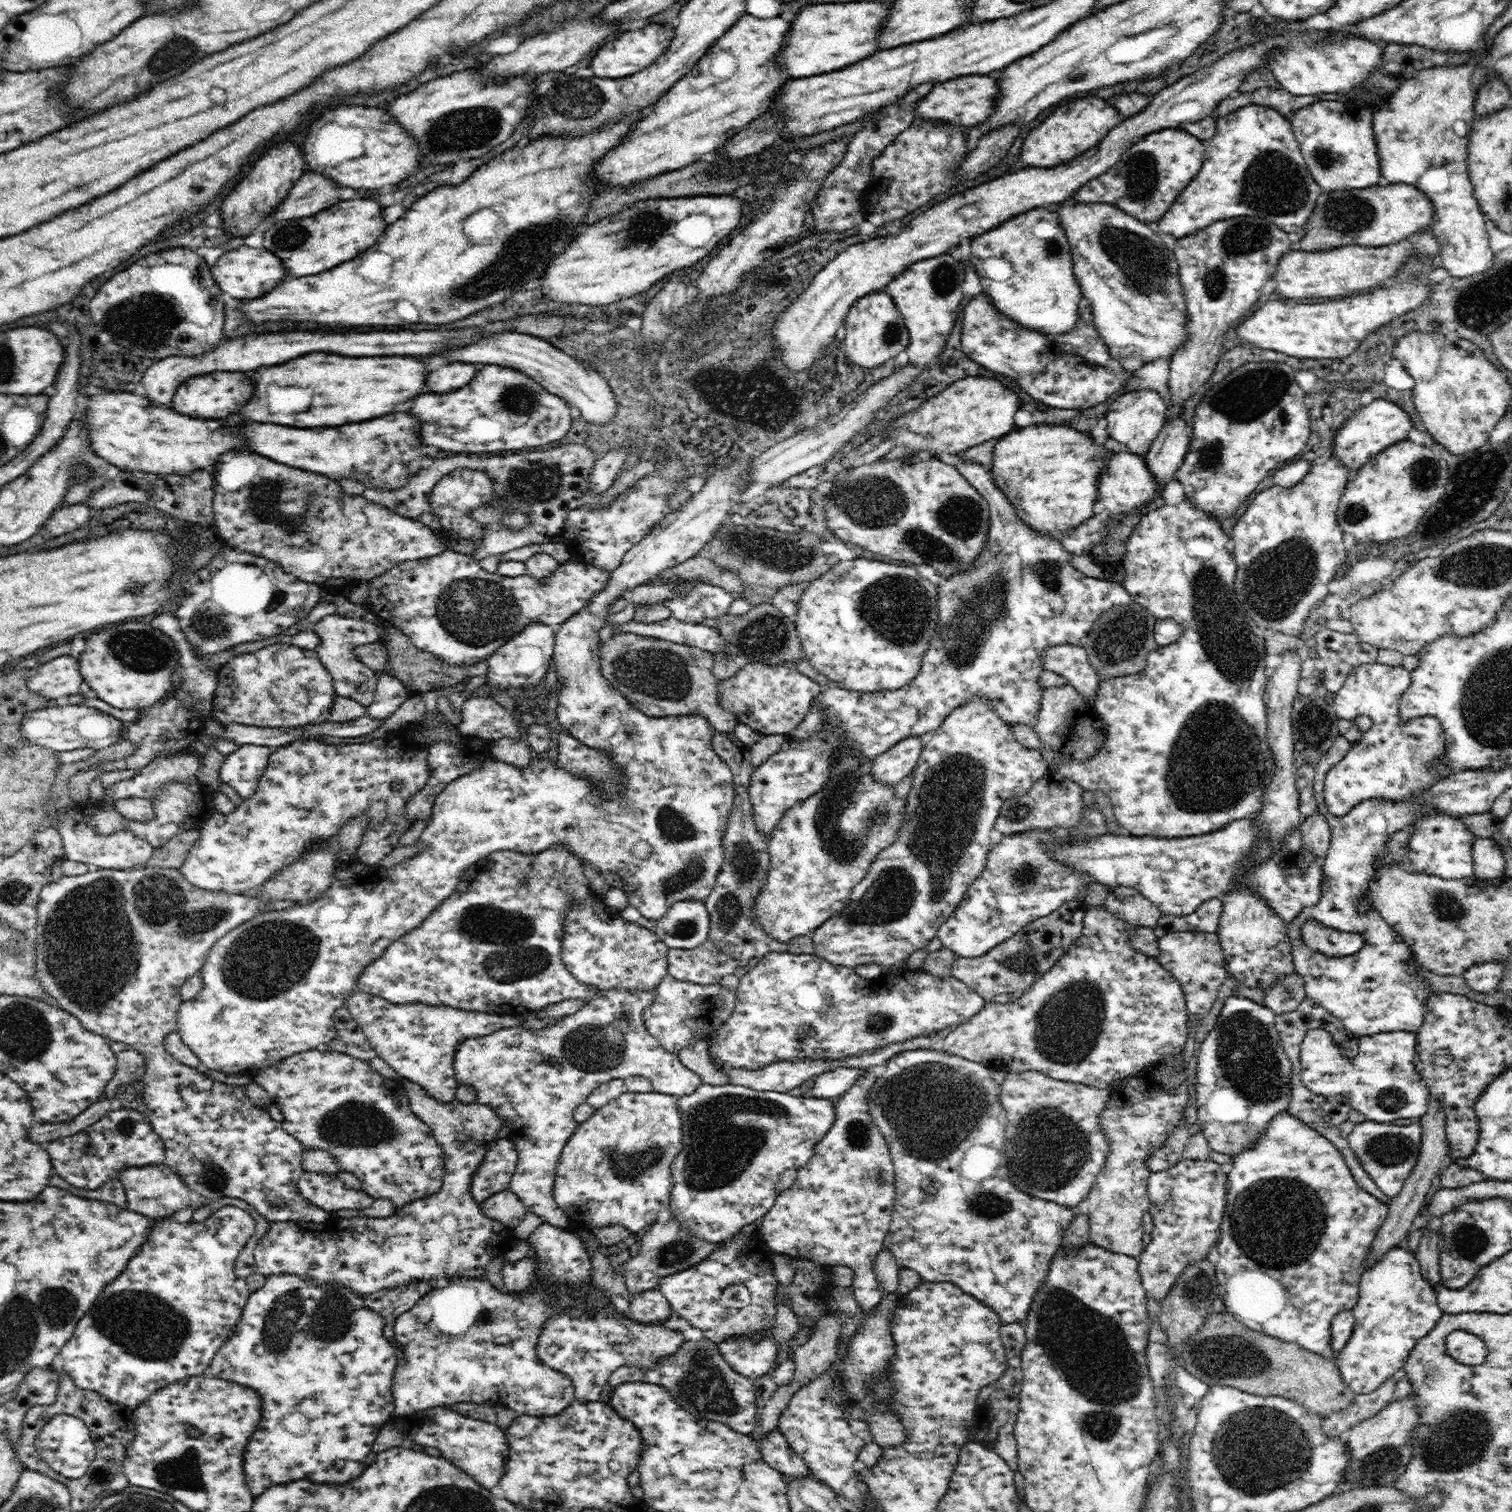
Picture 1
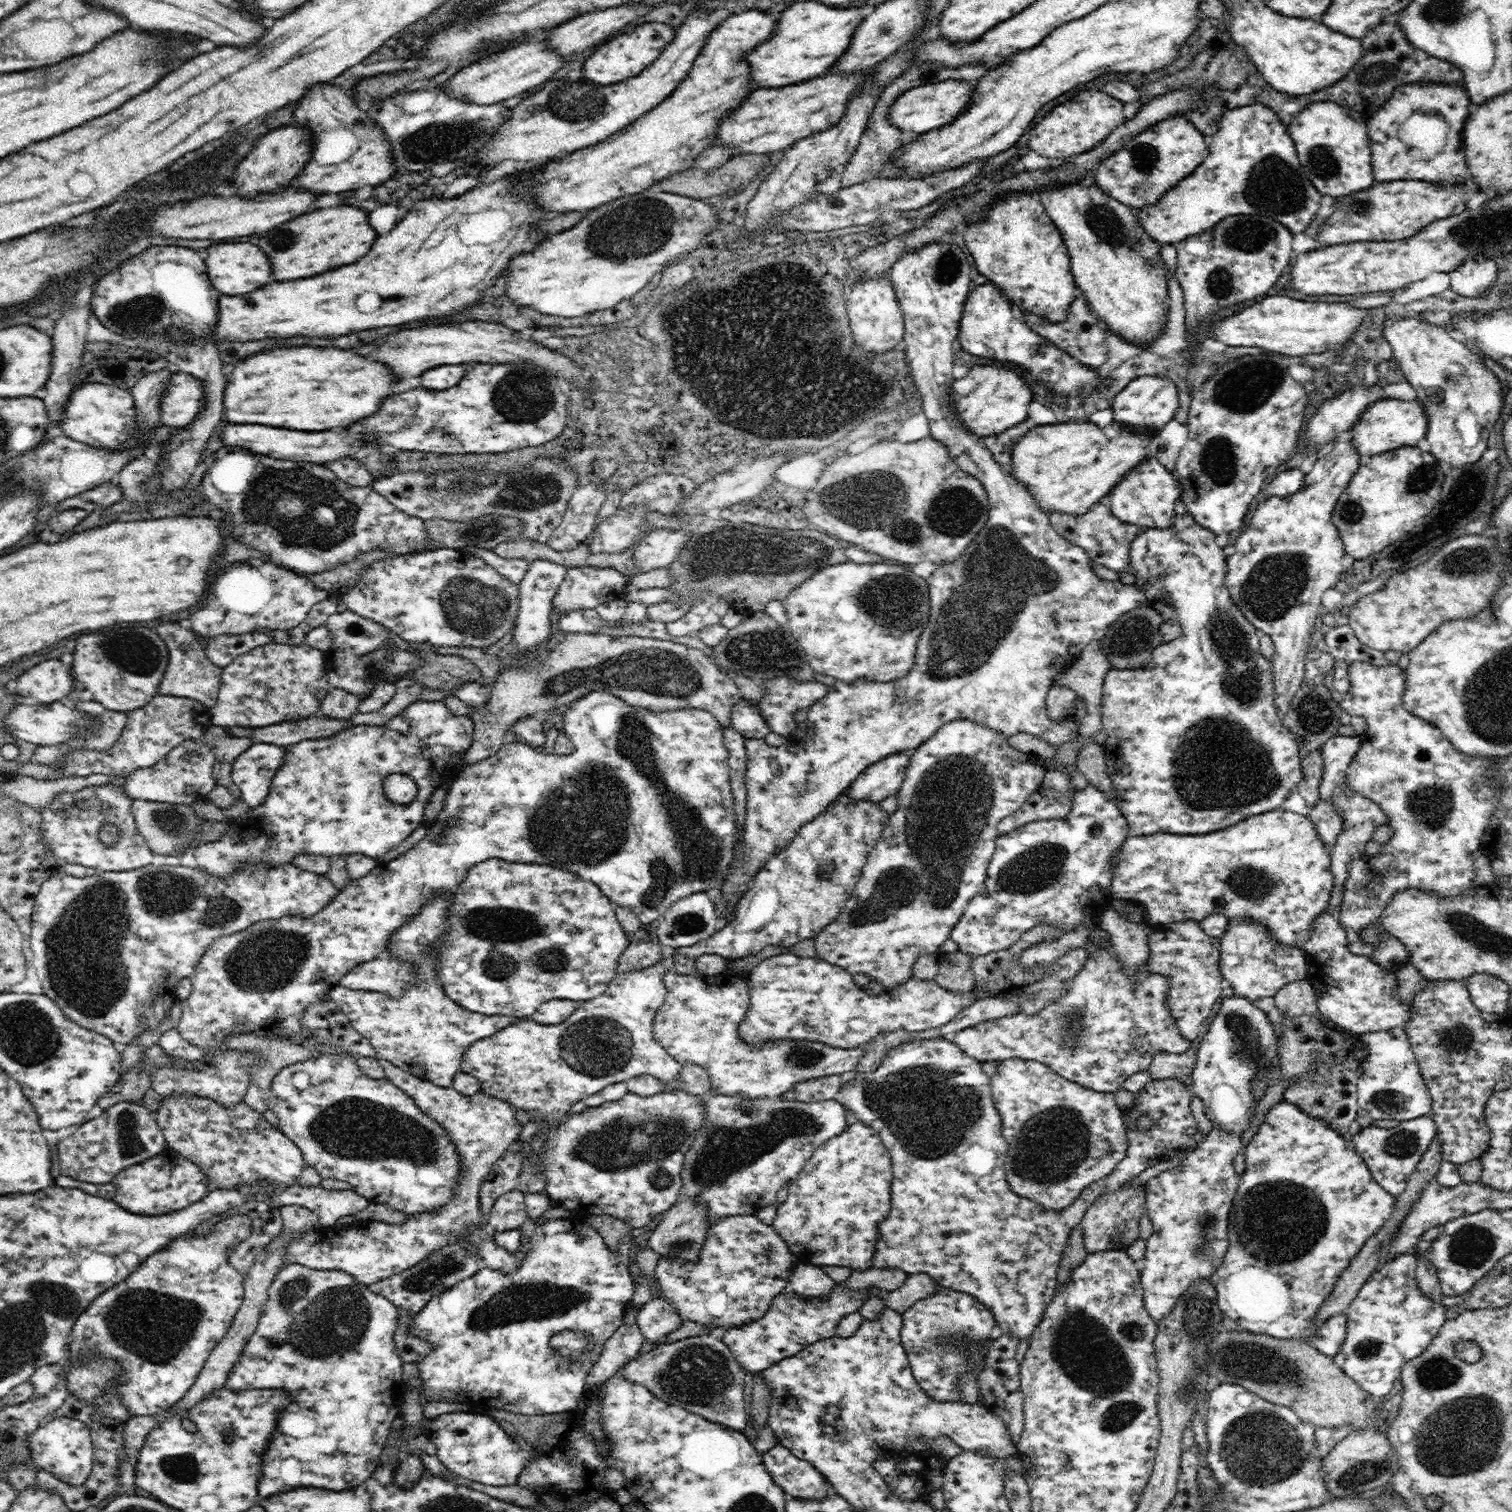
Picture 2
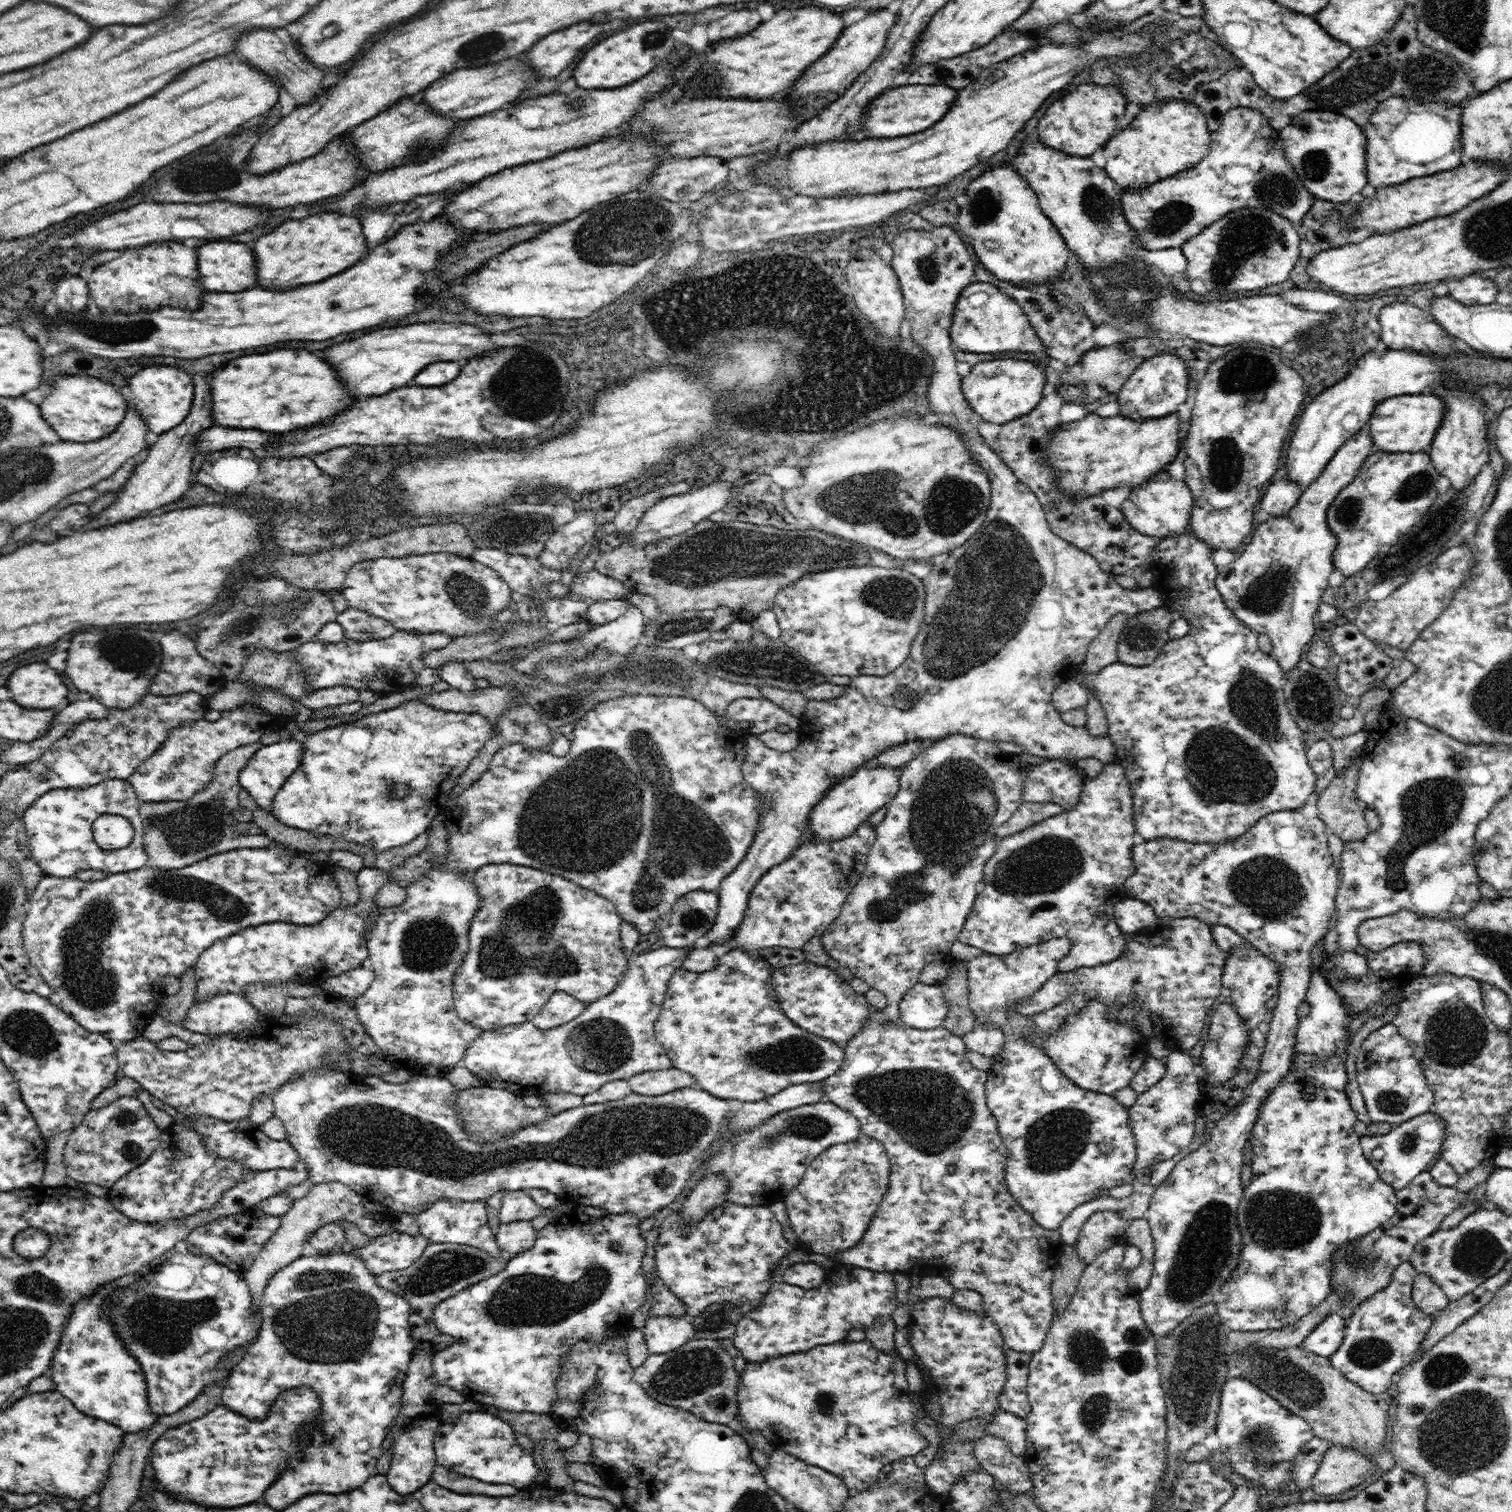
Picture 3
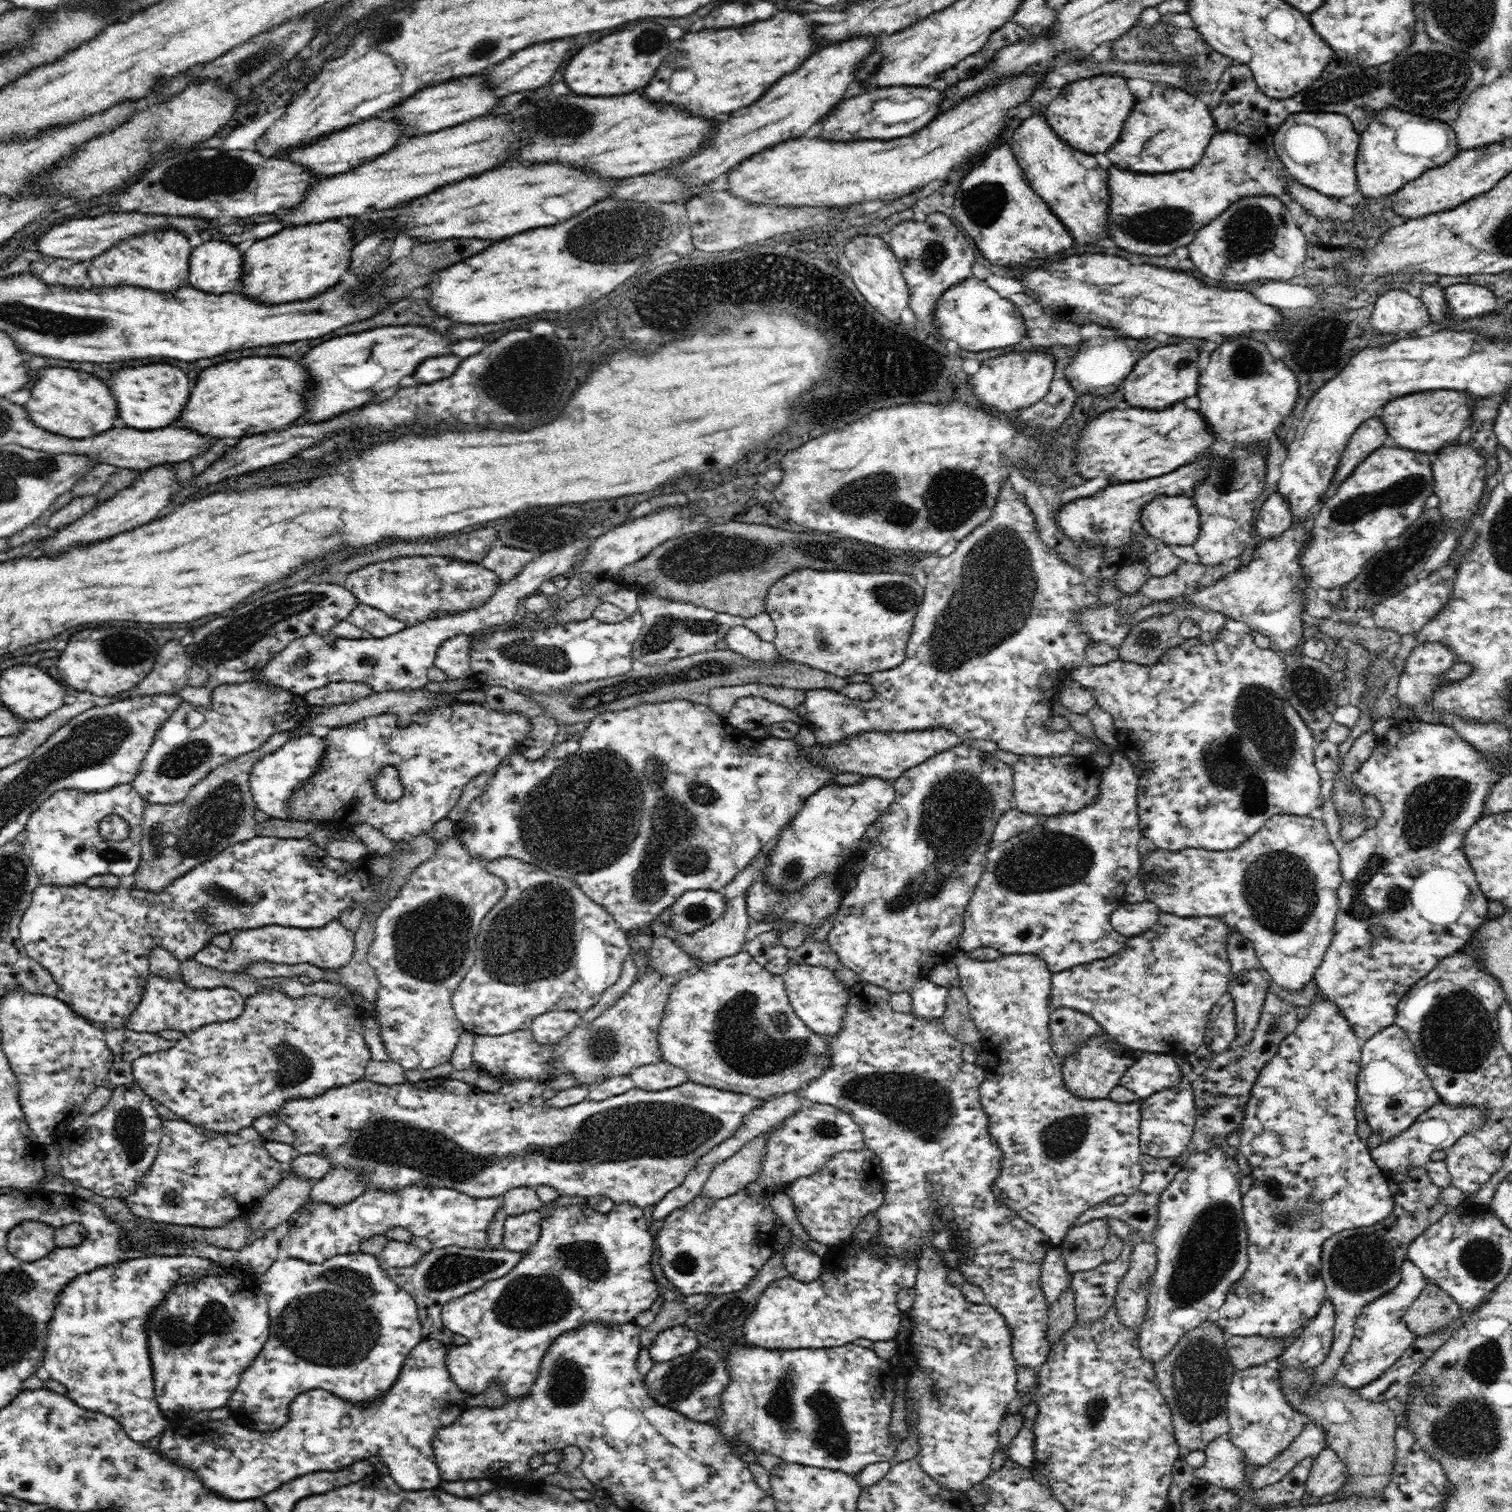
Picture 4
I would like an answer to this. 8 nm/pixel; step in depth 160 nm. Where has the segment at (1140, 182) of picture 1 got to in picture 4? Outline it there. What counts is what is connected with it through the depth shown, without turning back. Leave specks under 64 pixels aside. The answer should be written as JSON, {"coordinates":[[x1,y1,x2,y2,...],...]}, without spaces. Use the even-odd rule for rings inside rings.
{"coordinates":[[1156,83,1148,98,1136,101,1120,140,1106,152,1112,166,1132,172,1171,173,1192,168,1218,130,1210,107,1178,87]]}

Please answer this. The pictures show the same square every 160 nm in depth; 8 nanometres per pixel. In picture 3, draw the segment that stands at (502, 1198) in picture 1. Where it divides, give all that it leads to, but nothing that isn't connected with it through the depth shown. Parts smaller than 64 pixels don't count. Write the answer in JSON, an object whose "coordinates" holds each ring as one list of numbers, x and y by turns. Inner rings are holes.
{"coordinates":[[506,1191,498,1214,500,1224,515,1220,529,1220,545,1213,545,1209,534,1203,525,1191]]}

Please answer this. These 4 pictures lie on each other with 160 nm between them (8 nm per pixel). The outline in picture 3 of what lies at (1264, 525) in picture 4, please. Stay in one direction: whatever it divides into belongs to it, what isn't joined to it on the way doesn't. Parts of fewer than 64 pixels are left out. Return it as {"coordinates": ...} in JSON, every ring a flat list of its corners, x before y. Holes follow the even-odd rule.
{"coordinates":[[1287,478,1271,482,1261,497,1261,511,1274,517,1282,517,1299,502,1303,489]]}

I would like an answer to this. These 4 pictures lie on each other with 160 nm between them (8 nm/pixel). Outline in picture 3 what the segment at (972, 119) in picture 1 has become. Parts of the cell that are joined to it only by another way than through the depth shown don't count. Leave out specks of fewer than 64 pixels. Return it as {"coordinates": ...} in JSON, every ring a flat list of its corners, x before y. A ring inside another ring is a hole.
{"coordinates":[[914,84,914,86,890,88,888,92,882,92,876,100,870,102,870,108,862,120,861,128,870,136,886,136,886,138,916,134,936,124,936,120,942,120,942,116,954,104,954,98,956,90,944,84]]}

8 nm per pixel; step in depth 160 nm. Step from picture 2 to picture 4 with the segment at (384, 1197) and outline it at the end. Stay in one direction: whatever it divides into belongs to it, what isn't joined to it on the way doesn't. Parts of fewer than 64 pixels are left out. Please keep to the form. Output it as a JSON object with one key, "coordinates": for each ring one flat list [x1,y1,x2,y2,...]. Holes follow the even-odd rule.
{"coordinates":[[438,1077,426,1079,419,1083,404,1084,376,1084,371,1080,356,1080,348,1086,328,1088,320,1096,304,1098,298,1096,294,1100,288,1100,282,1108,279,1108,280,1121,288,1125,294,1131,295,1141,293,1147,296,1155,326,1155,333,1167,344,1167,350,1171,358,1171,362,1177,368,1179,368,1187,376,1187,380,1191,399,1191,404,1187,416,1185,419,1187,440,1187,458,1189,474,1198,501,1197,506,1192,518,1187,537,1188,541,1184,552,1186,560,1194,567,1196,607,1196,614,1204,634,1203,641,1209,649,1204,659,1203,673,1188,679,1187,686,1175,694,1168,696,1160,722,1144,727,1138,736,1133,743,1124,743,1119,758,1108,764,1100,745,1095,739,1092,720,1090,716,1087,696,1084,690,1080,674,1088,661,1091,646,1091,641,1088,631,1088,624,1094,614,1095,601,1101,590,1098,584,1099,578,1104,564,1108,554,1108,544,1103,542,1092,546,1089,546,1081,532,1081,530,1079,504,1081,501,1088,495,1093,486,1092,478,1085,470,1085,466,1082,450,1079,450,1077]]}

